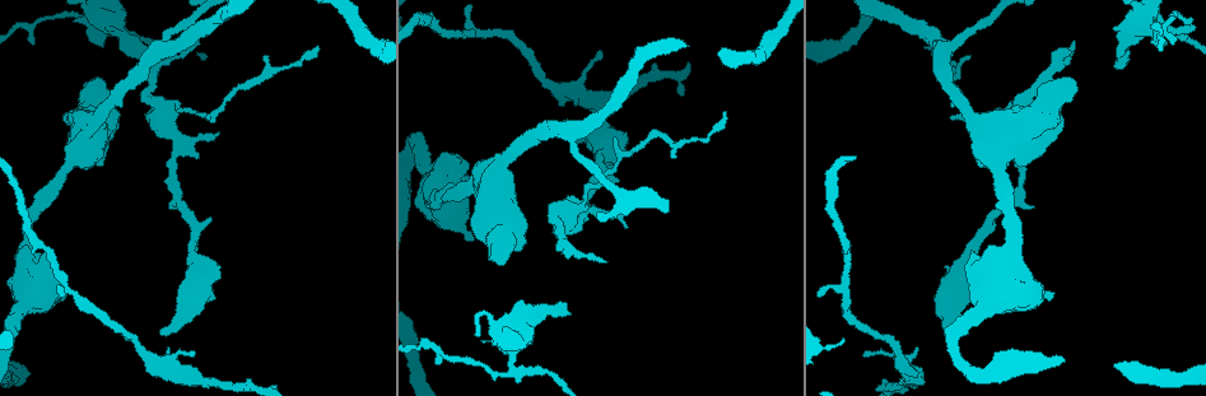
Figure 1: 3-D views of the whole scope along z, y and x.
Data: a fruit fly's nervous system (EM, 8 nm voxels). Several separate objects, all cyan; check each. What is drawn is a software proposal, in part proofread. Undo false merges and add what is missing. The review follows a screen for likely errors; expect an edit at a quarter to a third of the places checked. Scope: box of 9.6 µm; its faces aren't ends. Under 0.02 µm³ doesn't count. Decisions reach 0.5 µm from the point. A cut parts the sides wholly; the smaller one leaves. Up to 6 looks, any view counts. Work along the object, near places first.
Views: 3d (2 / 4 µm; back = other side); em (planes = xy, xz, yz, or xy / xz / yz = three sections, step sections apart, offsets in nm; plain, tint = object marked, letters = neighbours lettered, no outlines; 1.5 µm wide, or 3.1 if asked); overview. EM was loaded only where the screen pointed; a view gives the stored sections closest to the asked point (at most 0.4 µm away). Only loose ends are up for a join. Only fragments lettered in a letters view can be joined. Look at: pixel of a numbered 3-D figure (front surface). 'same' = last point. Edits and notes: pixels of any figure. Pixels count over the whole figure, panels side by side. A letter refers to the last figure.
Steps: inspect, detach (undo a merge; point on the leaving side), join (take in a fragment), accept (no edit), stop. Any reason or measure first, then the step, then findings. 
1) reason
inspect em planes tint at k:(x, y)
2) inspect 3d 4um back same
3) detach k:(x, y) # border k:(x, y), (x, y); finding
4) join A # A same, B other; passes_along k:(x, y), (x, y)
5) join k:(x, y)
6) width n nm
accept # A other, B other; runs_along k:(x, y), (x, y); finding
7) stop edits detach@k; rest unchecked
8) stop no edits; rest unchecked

an open end
inspect 3d 4um back at 1:(161, 334)

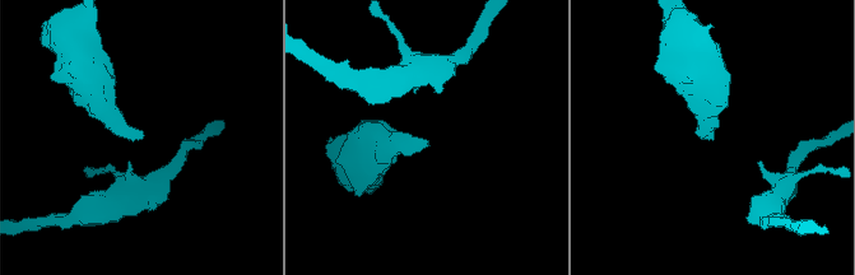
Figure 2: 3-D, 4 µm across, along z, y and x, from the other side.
inspect em yz step 8 tint at 2:(705, 136)

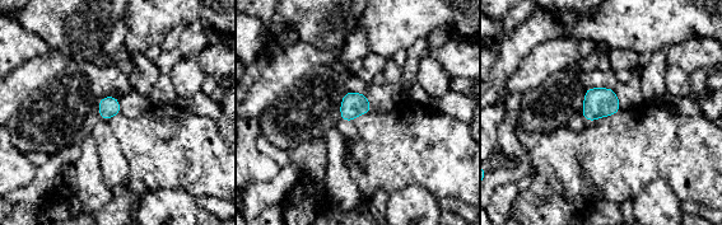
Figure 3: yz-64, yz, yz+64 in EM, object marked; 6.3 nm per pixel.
what lies round it
inspect em yz step 8 letters same

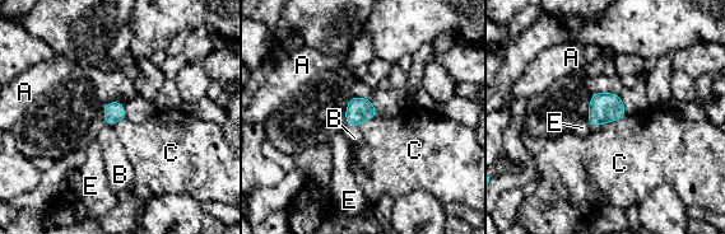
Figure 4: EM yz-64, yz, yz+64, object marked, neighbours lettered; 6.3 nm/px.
join B # A other, B same, C other, E other; it goes on there

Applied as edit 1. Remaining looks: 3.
inspect overview

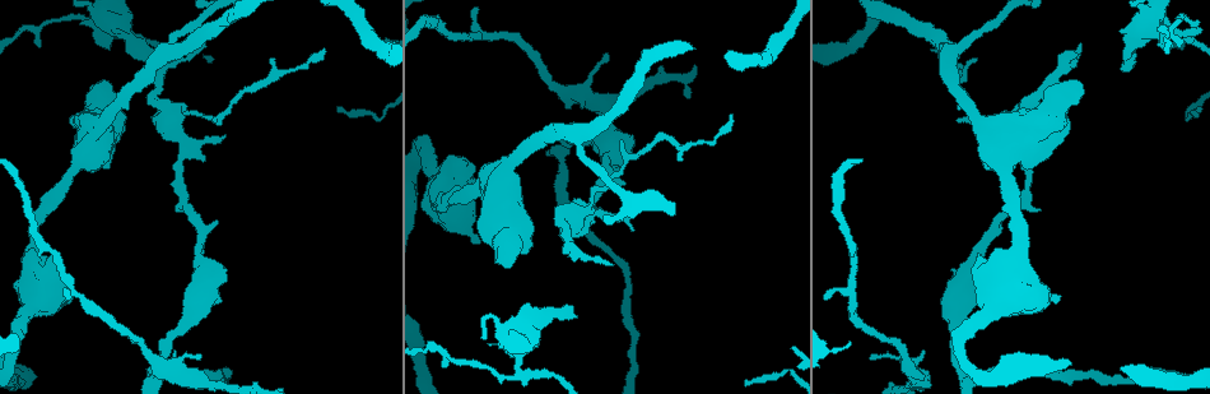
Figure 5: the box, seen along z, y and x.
branch stops here
inspect em planes letters at 5:(576, 318)

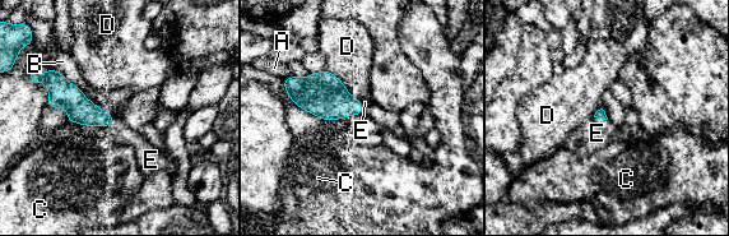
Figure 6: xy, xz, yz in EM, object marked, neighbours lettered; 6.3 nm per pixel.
join E # A other, B other, C other, D other, E same; the neuron continues

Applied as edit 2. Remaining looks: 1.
stop edits join@4, join@6; rest unchecked

